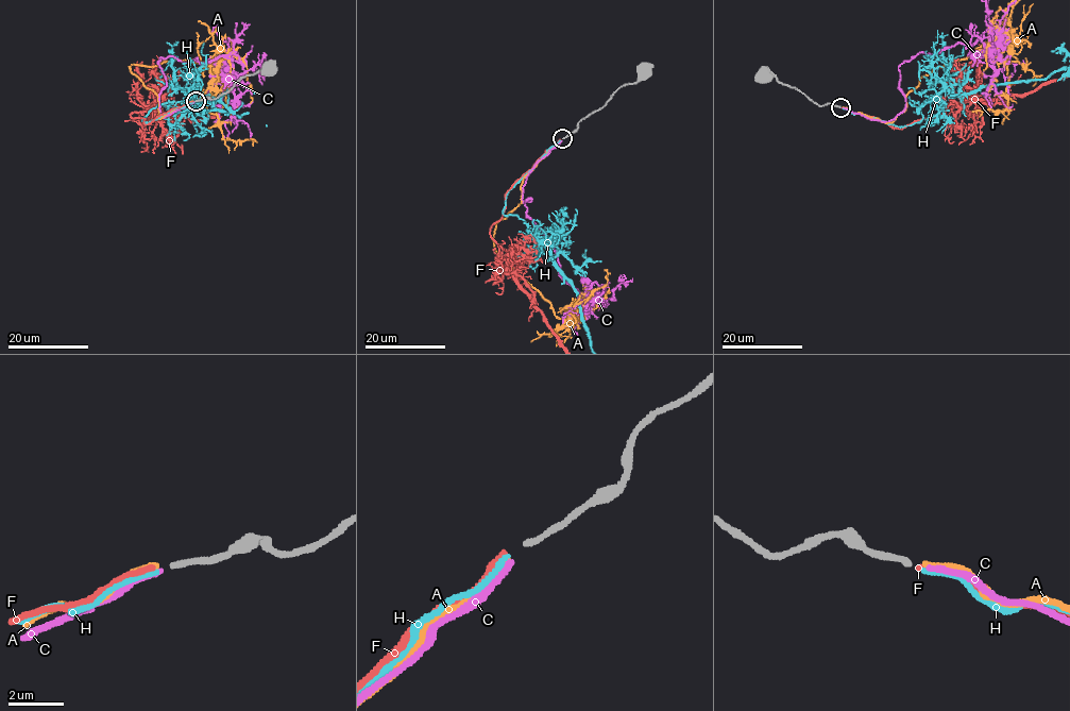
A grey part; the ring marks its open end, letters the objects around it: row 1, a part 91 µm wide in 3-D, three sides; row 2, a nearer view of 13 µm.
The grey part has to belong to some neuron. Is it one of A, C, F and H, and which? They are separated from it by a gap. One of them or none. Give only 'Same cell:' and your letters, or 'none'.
Same cell: F

